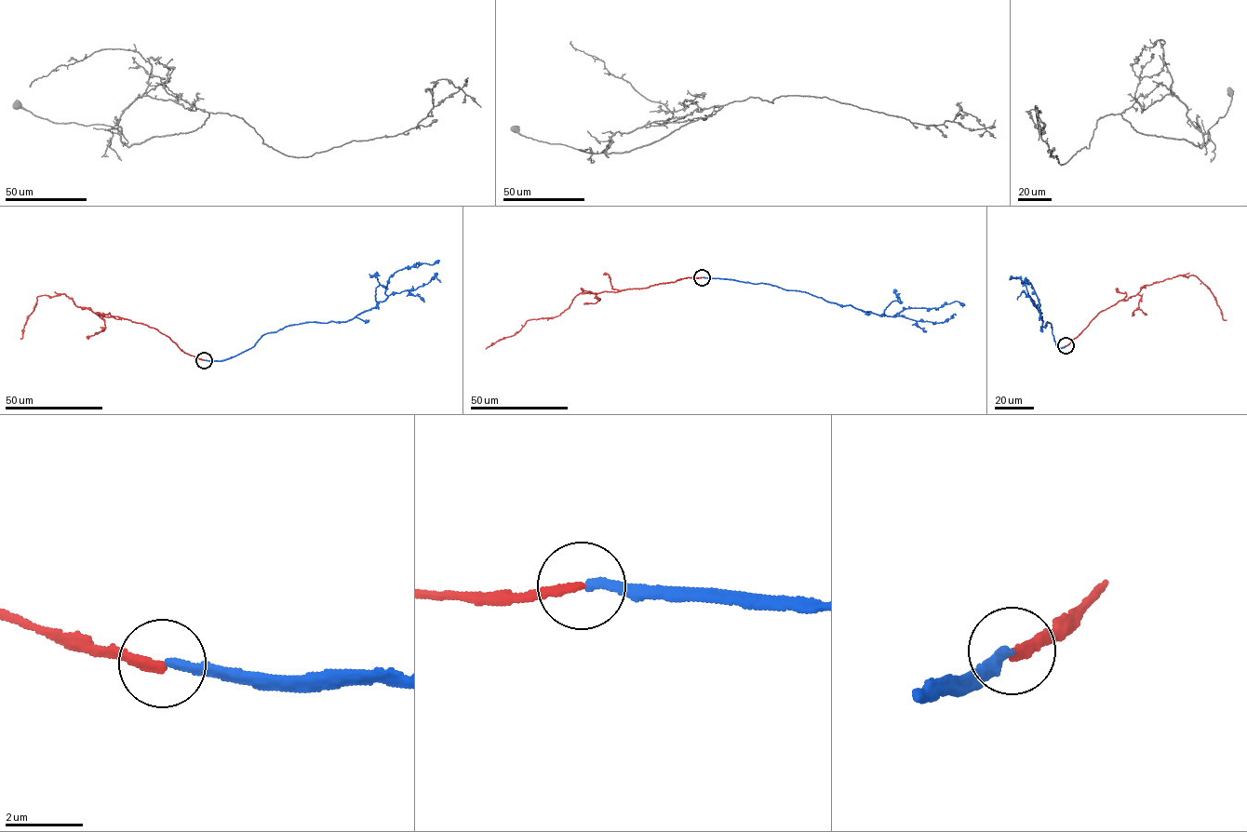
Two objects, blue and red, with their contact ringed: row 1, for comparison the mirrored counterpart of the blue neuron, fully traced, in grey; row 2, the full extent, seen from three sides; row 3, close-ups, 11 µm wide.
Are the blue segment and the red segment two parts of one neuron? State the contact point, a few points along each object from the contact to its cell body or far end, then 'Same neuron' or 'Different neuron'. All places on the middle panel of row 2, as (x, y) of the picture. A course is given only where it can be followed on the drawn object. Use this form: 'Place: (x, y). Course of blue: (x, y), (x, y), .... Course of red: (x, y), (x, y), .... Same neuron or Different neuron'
Place: (702, 277). Course of blue: (702, 277), (763, 283), (895, 316), (906, 308), (937, 308), (955, 301), (964, 304). Course of red: (702, 277), (688, 277), (617, 291), (580, 292), (559, 315), (529, 320), (513, 336), (486, 348). Different neuron

